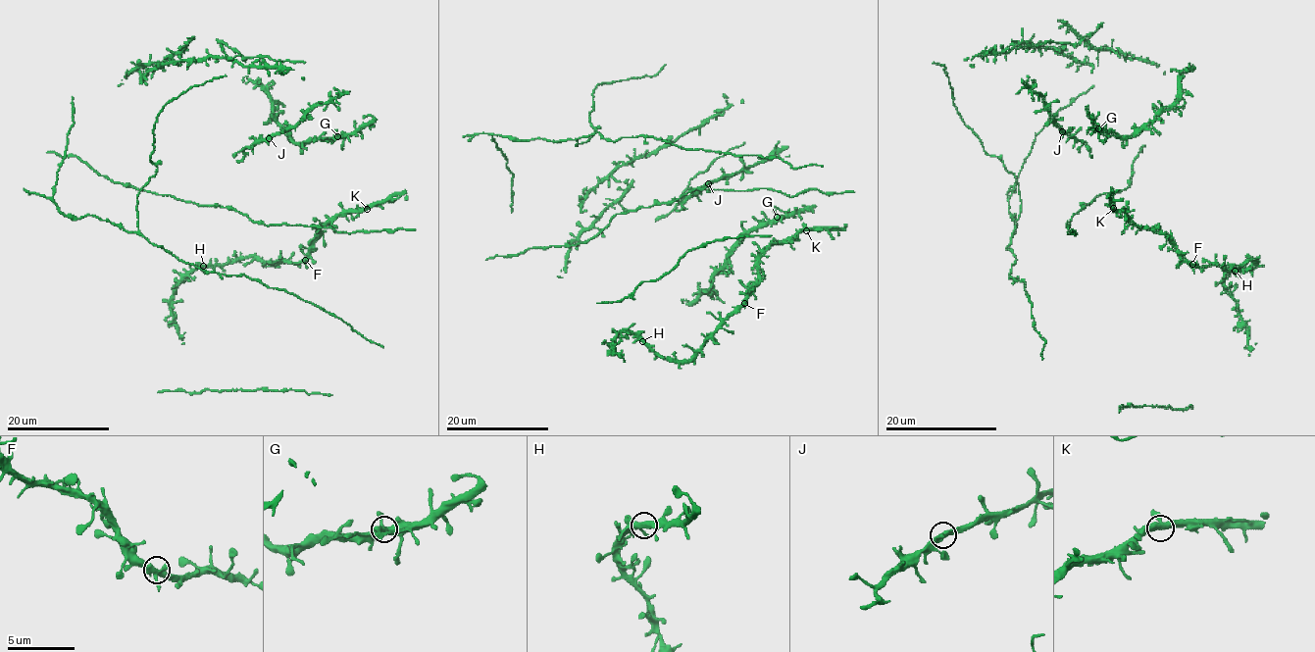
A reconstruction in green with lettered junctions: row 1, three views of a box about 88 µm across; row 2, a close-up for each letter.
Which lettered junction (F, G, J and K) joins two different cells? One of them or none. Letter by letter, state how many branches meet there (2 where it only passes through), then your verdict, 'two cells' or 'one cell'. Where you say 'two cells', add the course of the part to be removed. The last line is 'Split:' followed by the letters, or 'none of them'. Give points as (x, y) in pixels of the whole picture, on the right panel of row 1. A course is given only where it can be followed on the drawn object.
F: 3 | one cell
G: 3 | one cell
J: 3 | one cell
K: 3 | one cell
Split: none of them

